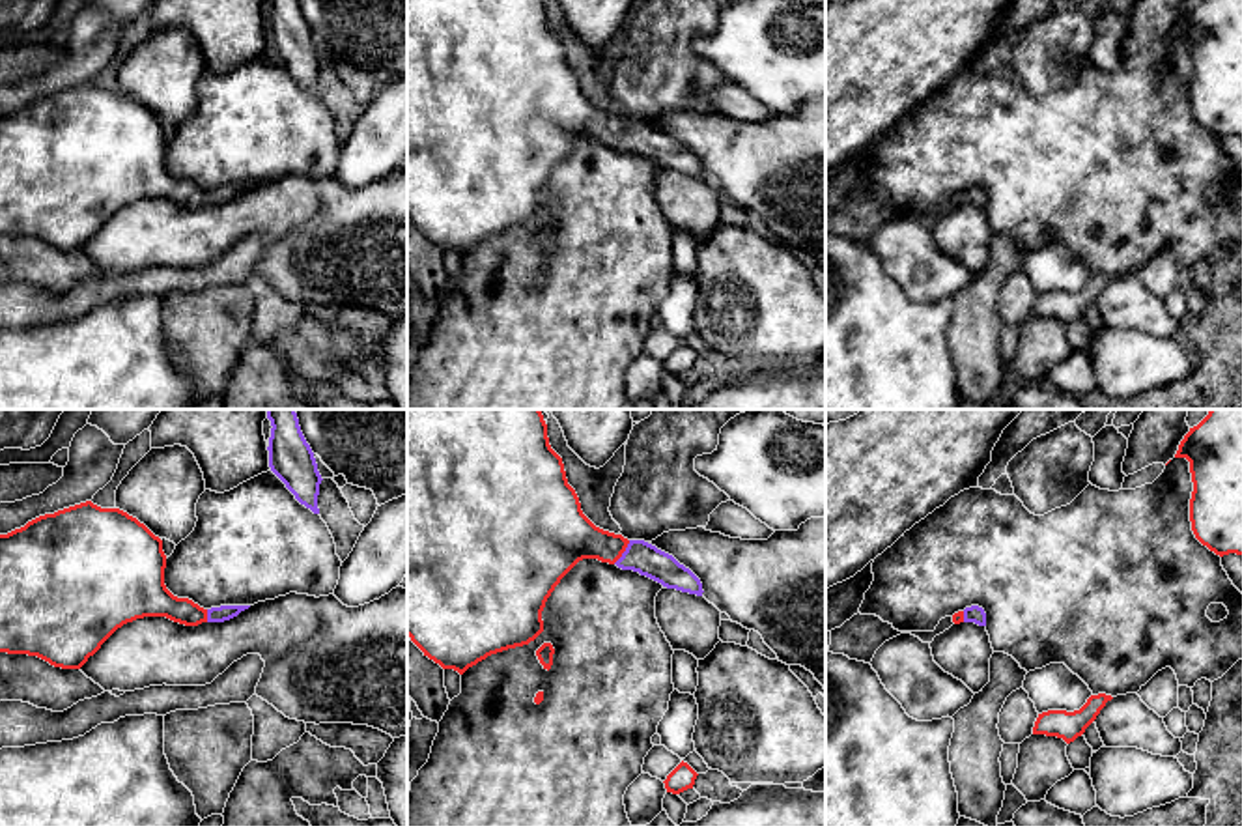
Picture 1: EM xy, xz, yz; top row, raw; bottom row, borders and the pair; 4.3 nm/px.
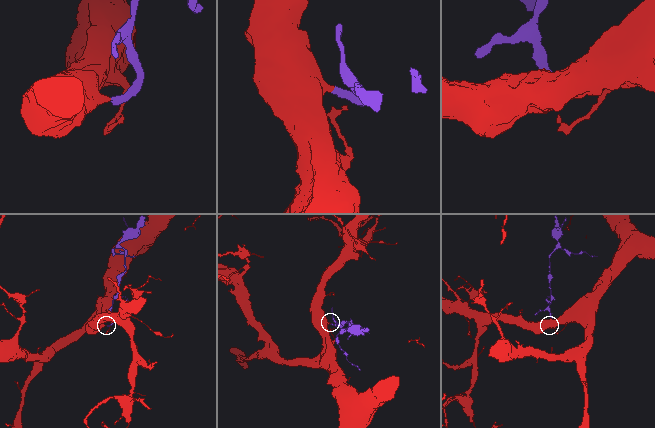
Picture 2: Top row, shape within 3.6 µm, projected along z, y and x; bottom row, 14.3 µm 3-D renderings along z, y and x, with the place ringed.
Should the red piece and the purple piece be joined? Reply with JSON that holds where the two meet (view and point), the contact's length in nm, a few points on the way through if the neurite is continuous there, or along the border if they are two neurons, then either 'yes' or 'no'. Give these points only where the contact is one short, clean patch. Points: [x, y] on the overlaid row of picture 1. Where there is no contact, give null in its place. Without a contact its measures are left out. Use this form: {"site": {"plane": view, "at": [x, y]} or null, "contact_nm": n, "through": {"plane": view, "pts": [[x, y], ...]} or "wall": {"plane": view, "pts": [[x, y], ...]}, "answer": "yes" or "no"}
{"site": {"plane": "xz", "at": [624, 550]}, "contact_nm": 130, "through": {"plane": "xz", "pts": [[568, 537], [624, 550], [639, 555]]}, "answer": "yes"}

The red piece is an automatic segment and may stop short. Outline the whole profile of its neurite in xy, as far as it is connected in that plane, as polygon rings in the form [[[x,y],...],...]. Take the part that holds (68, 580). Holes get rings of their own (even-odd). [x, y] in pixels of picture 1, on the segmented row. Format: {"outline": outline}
{"outline": [[[92,501],[39,516],[24,527],[0,534],[0,652],[28,654],[62,669],[80,669],[90,656],[123,624],[144,617],[166,617],[185,626],[224,622],[250,605],[204,609],[189,598],[174,596],[164,585],[166,555],[162,540],[120,508],[101,508]]]}

